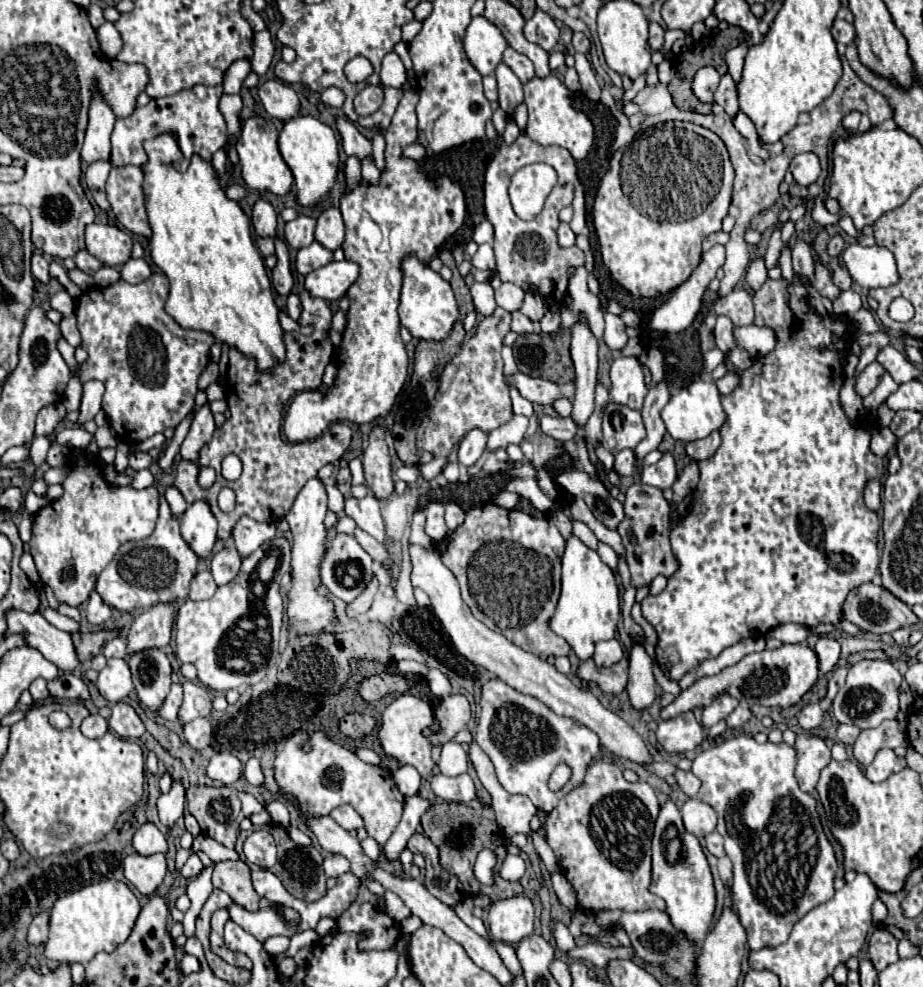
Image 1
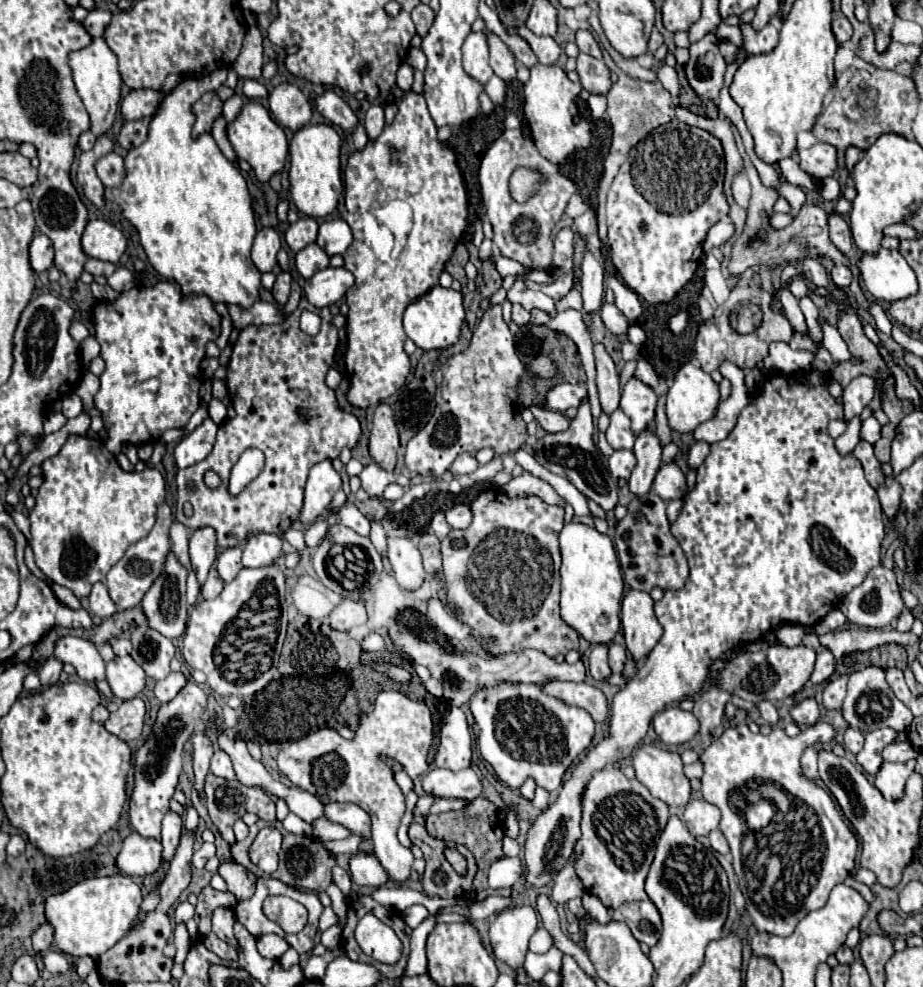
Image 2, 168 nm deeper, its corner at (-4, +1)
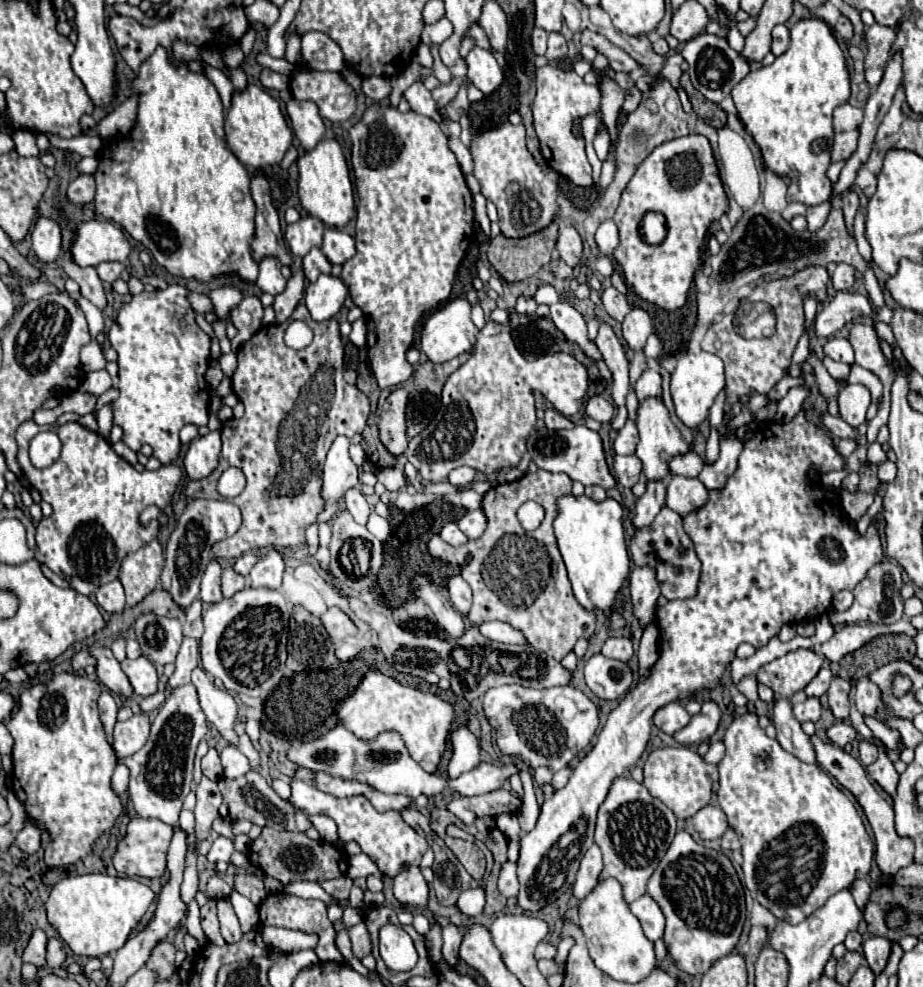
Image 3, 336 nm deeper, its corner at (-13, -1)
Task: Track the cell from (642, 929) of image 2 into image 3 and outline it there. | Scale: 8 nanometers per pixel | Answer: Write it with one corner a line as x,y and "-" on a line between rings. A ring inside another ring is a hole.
644,893
638,899
634,899
630,903
630,911
640,919
642,929
644,929
644,933
646,933
646,937
650,941
656,941
656,939
660,939
664,935
662,909
658,907
658,903
648,893

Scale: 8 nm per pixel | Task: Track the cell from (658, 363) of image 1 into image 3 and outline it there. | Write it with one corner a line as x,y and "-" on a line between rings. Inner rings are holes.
678,455
670,461
670,475
682,477
698,477
704,463
700,463
698,455

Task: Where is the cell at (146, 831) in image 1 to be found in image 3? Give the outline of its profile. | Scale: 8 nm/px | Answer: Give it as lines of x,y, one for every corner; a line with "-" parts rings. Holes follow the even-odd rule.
192,683
176,687
166,697
156,719
152,721
152,731
146,745
130,755
118,759
130,769
130,799
140,817
152,817
176,825
178,813
182,809
184,797
190,793
192,771
194,771
194,753
200,739
206,735
208,725
204,711
198,703
198,693

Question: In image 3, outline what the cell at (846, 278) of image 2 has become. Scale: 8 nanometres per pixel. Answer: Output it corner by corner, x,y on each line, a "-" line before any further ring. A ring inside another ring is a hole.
838,263
832,275
832,285
838,291
848,291
854,285
854,267
846,263

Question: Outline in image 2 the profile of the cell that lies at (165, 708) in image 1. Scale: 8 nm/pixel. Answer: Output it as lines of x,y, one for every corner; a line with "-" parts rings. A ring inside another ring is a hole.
169,673
167,679
163,681
157,681
155,683
155,697
161,701
161,703
169,703
183,687
185,687
187,679
183,673

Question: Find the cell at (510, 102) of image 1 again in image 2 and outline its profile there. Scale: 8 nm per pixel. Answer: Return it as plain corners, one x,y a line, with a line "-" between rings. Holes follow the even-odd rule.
485,31
489,35
489,47
491,47
491,67
497,77
501,77
505,83
513,83
517,69
515,69
515,57
505,47
501,39
497,39
493,33

